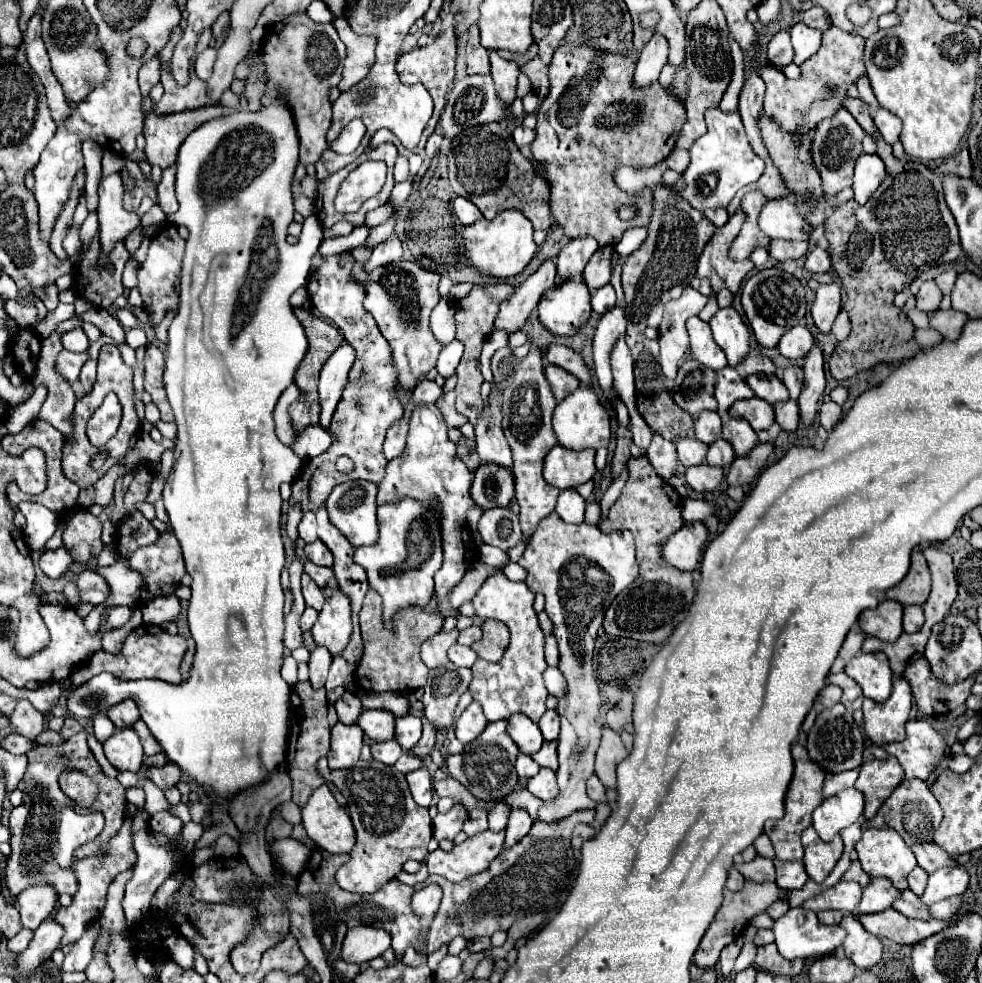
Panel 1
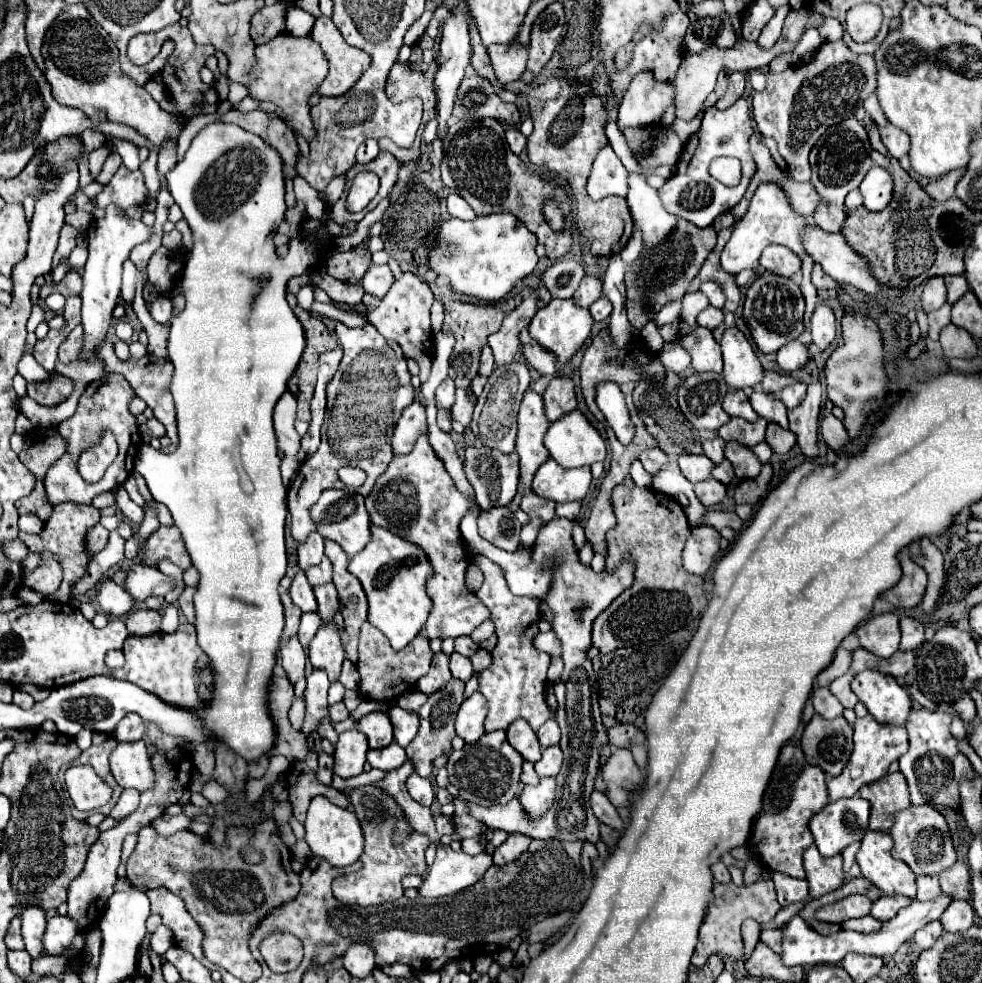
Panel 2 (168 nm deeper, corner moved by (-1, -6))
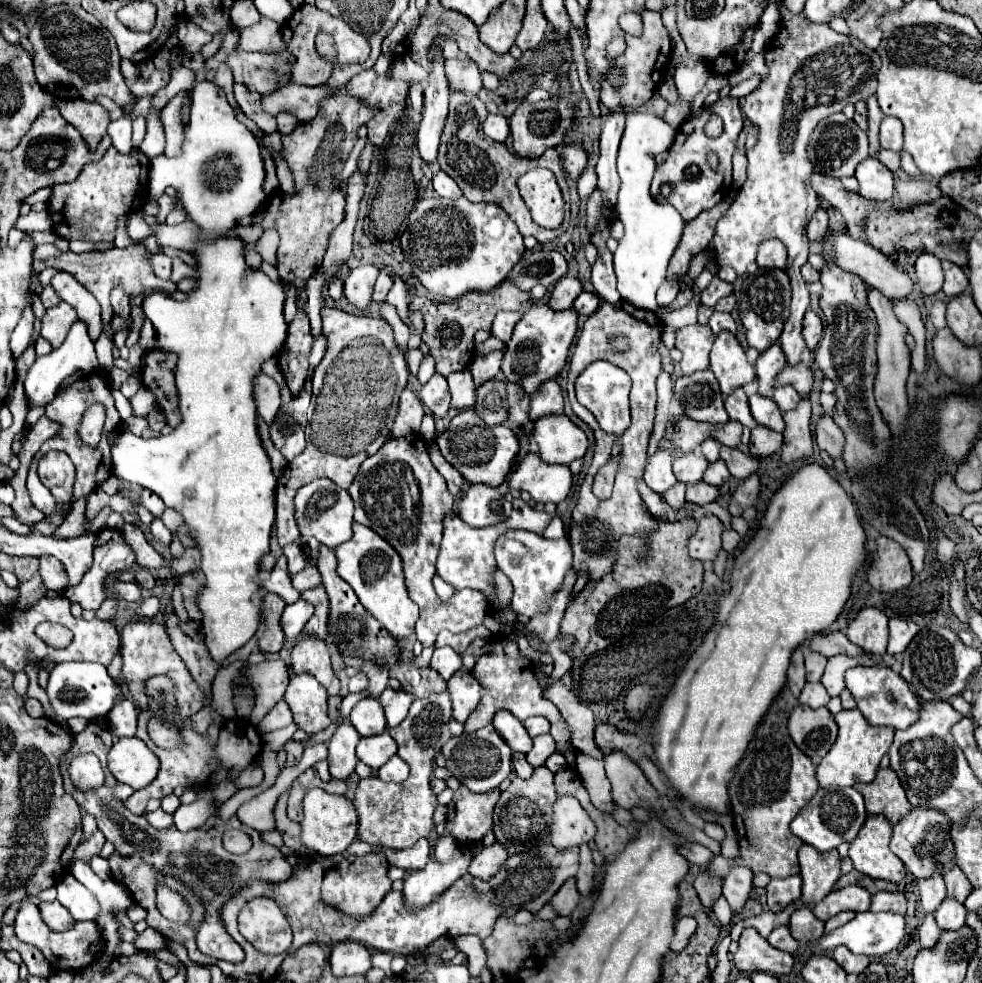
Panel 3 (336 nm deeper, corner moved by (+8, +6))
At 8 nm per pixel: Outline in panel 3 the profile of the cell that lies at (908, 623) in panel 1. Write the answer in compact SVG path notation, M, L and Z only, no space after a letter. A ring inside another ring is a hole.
M892 617L890 619L890 639L888 639L888 653L896 655L902 653L908 643L914 639L914 635L920 631L920 627L912 621L900 619L900 617Z

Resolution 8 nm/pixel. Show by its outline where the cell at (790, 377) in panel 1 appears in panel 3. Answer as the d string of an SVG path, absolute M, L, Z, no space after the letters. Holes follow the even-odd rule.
M782 385L782 387L776 387L776 389L774 389L772 399L778 403L780 411L788 411L788 409L794 409L794 407L798 405L800 395L798 395L798 391L794 391L794 387Z

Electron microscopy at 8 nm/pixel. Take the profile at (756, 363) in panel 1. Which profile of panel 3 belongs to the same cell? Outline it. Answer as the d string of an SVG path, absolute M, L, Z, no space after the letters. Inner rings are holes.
M806 363L786 365L778 373L774 383L776 383L776 387L778 385L792 385L800 395L810 395L810 391L812 391L812 371Z

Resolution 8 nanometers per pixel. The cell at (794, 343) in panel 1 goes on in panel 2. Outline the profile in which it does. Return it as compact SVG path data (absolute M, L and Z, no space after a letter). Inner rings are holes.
M791 341L777 351L777 365L783 373L793 373L801 369L809 361L807 347L799 341Z

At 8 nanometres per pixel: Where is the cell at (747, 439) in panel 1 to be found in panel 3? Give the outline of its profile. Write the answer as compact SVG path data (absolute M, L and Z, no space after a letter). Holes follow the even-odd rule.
M722 445L720 447L720 457L726 461L730 475L736 477L736 479L746 479L748 475L756 473L756 469L758 469L758 461L752 455L742 453L736 447Z

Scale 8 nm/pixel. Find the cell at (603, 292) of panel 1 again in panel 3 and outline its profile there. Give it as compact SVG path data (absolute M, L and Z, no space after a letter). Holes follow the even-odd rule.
M582 291L576 301L574 301L574 309L582 315L592 315L600 305L600 299L596 293L588 293L588 291Z

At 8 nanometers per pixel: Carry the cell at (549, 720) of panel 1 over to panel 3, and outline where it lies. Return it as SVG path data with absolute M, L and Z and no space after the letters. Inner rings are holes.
M530 717L530 719L524 721L524 727L532 737L550 733L550 721L546 717Z

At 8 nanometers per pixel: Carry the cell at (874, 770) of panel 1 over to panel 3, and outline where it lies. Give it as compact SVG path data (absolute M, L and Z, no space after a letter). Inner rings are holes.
M890 767L880 769L872 783L856 783L854 787L864 795L866 811L870 815L884 815L890 823L896 823L912 807L898 775Z

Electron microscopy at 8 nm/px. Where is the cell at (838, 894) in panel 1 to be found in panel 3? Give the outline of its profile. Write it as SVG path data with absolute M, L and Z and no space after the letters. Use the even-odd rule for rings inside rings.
M848 885L844 889L828 893L820 903L812 907L812 911L814 915L818 915L818 919L826 921L840 911L850 909L858 913L858 911L866 911L868 907L870 907L870 893L858 885Z

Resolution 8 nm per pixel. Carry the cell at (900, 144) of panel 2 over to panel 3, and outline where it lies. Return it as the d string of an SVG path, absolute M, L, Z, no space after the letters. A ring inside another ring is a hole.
M884 117L880 125L880 145L890 151L902 151L902 123L894 117Z

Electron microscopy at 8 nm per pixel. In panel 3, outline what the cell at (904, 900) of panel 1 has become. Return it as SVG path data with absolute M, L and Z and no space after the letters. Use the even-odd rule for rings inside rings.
M932 913L926 915L926 919L922 921L922 925L918 927L918 941L922 947L934 947L934 943L938 941L938 925L936 925L936 919Z

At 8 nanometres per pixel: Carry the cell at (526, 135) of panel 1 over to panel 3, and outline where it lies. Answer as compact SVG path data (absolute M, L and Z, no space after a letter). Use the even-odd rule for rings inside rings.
M488 115L486 121L484 121L484 129L486 129L486 135L494 141L506 141L506 137L510 135L510 125L508 125L508 119L502 117L502 115Z

